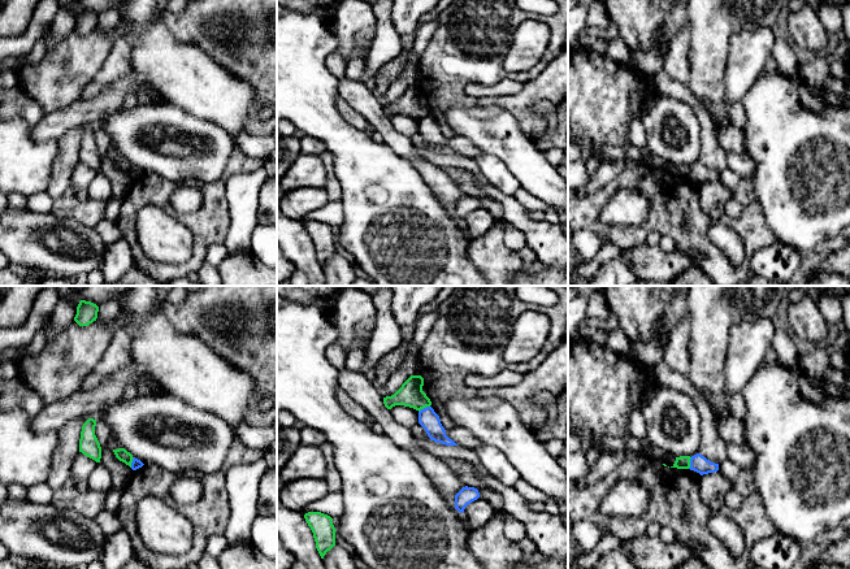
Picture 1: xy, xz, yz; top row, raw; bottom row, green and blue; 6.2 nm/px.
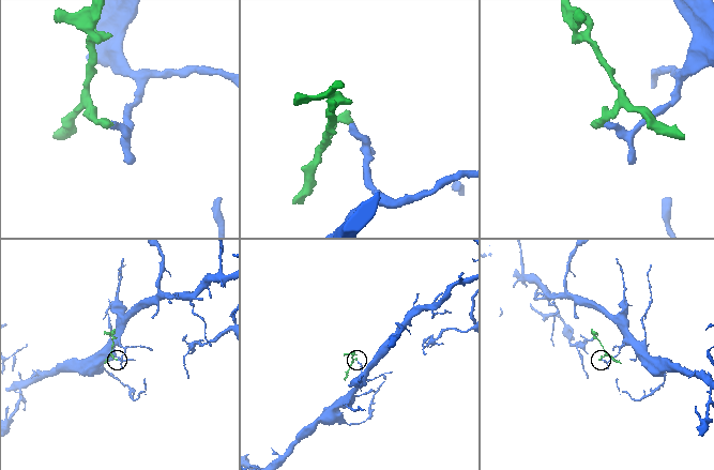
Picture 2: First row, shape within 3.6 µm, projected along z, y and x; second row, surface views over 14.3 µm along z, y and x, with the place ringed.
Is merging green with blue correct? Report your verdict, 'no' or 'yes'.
no

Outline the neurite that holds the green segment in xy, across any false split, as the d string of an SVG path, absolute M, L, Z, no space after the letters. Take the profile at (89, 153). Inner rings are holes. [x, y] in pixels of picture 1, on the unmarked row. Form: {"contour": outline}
{"contour": "M88 127L83 133L79 148L79 161L95 169L96 171L100 171L101 156L95 144L95 135L96 135L96 129L94 127Z"}

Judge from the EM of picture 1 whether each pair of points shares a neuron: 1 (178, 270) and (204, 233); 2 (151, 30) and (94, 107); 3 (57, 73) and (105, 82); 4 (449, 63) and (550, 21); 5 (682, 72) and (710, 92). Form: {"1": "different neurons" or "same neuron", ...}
{"1": "same neuron", "2": "same neuron", "3": "different neurons", "4": "same neuron", "5": "different neurons"}

